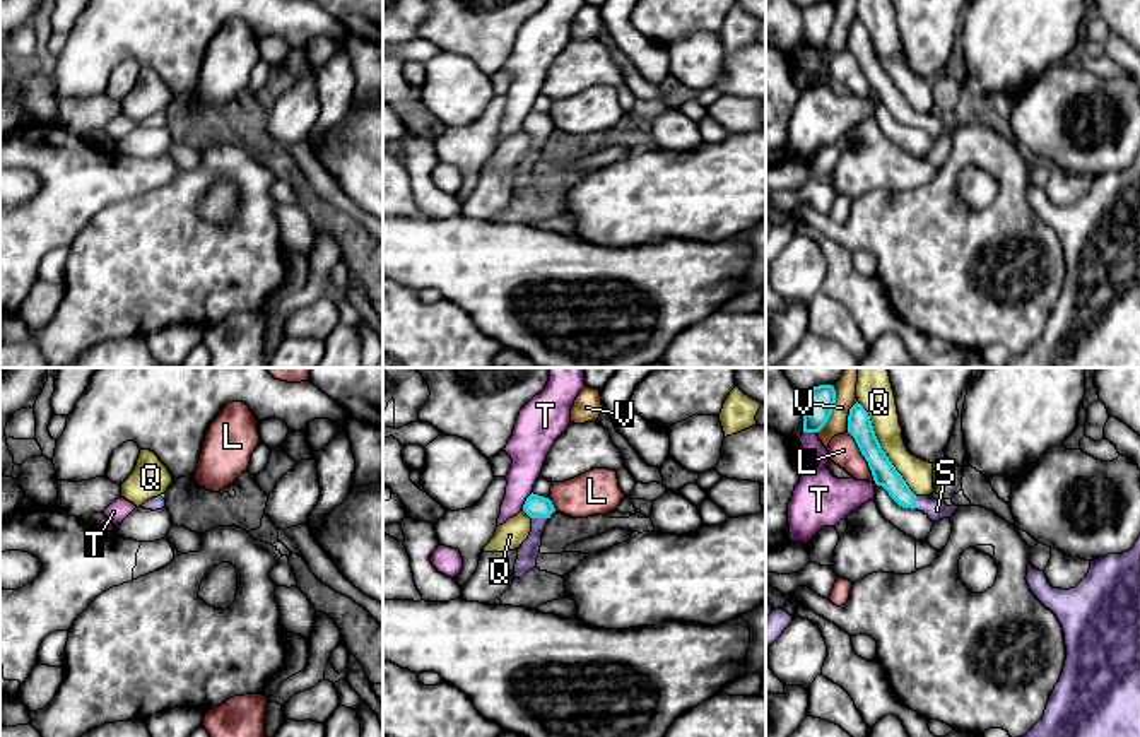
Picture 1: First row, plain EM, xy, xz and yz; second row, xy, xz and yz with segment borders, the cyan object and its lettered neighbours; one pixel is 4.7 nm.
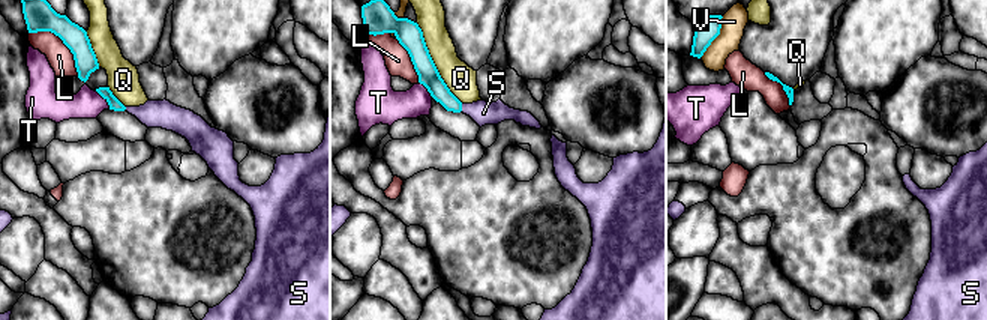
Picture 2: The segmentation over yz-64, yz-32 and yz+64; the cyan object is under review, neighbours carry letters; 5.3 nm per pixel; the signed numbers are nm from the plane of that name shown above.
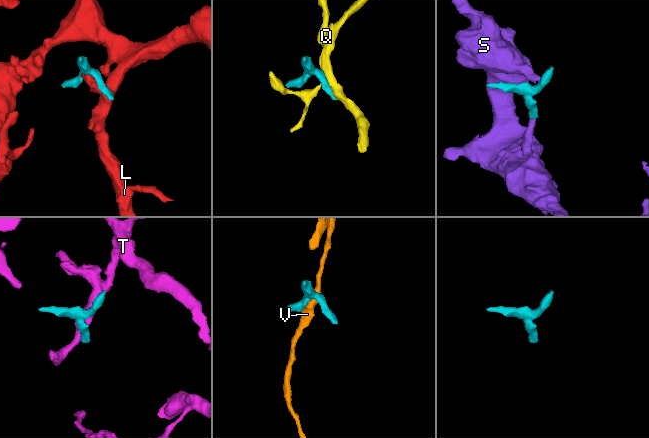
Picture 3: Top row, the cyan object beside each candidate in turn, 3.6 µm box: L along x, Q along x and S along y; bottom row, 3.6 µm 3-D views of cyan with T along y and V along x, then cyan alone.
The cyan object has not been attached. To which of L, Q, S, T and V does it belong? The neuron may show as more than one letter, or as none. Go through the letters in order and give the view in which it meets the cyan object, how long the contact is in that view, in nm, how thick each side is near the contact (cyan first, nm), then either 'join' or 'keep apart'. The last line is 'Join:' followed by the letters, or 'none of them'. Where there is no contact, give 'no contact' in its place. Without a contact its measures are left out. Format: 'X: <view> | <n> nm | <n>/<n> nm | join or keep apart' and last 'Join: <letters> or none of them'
L: yz | 280 nm | 110/140 nm | keep apart
Q: yz | 500 nm | 110/160 nm | keep apart
S: xz | 80 nm | 110/100 nm | join
T: xz | 90 nm | 110/190 nm | keep apart
V: yz | 240 nm | 140/100 nm | keep apart
Join: S

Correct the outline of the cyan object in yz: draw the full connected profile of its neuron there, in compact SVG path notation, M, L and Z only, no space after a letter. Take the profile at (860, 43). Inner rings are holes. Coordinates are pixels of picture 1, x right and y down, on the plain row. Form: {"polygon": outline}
{"polygon": "M858 19L849 26L848 50L855 55L861 72L868 79L875 101L882 103L899 123L923 128L931 139L950 135L961 125L955 121L947 123L943 116L916 113L909 106L882 67L868 29Z"}

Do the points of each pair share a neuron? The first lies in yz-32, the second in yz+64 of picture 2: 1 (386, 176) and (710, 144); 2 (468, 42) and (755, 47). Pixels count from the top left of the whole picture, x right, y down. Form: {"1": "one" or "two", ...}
{"1": "two", "2": "one"}

